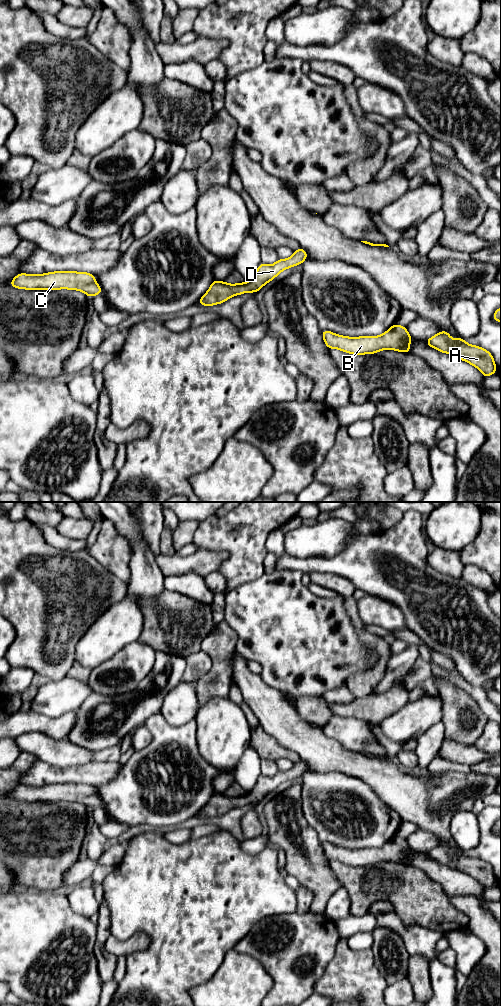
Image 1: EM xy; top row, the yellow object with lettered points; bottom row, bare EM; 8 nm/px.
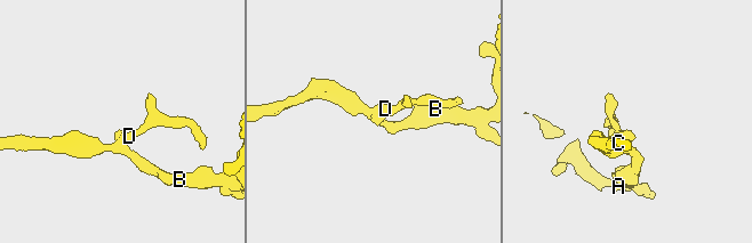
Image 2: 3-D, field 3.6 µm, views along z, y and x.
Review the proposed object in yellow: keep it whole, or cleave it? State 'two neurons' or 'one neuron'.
one neuron

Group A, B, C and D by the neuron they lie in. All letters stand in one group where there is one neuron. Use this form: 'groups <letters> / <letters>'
groups A B C D

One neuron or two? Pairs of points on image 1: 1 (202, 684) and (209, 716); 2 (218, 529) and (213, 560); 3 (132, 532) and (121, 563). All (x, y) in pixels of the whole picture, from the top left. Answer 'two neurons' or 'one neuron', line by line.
1: two neurons
2: two neurons
3: two neurons

